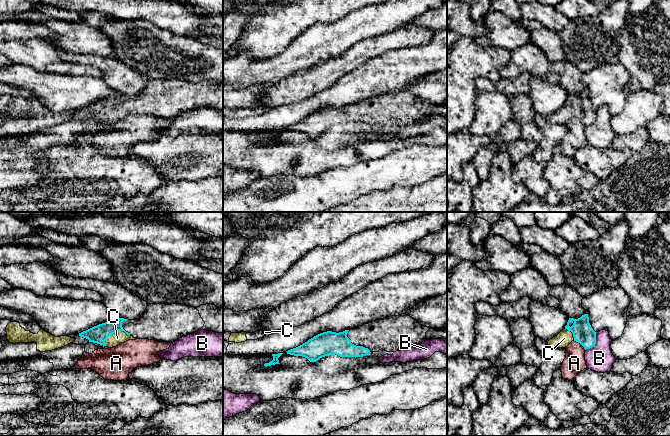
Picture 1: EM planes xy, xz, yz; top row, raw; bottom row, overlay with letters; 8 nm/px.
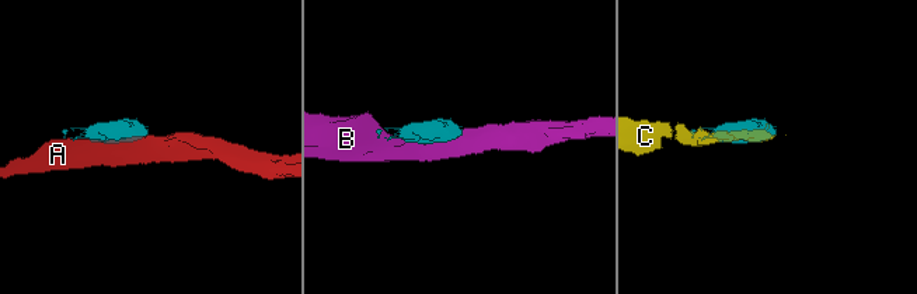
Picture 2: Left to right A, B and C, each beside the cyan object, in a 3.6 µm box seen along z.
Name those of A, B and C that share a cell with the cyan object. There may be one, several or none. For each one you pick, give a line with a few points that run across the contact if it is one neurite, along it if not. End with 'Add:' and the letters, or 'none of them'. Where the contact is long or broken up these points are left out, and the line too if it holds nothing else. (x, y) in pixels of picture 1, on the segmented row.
Add: C

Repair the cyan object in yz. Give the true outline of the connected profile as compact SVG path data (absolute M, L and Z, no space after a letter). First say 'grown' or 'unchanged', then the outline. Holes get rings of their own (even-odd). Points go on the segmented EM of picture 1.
grown | M588 314L578 319L569 318L565 328L548 341L552 348L566 348L572 341L580 343L584 349L590 349L596 344L596 332L589 323Z

